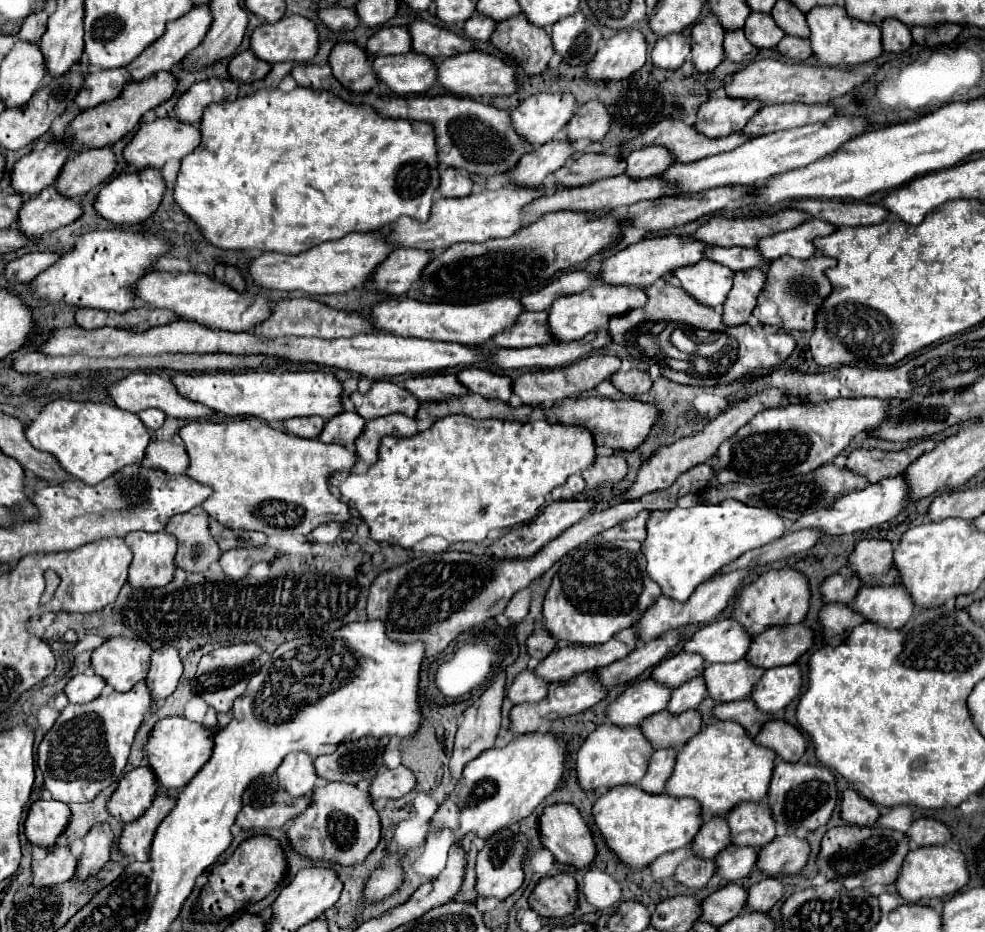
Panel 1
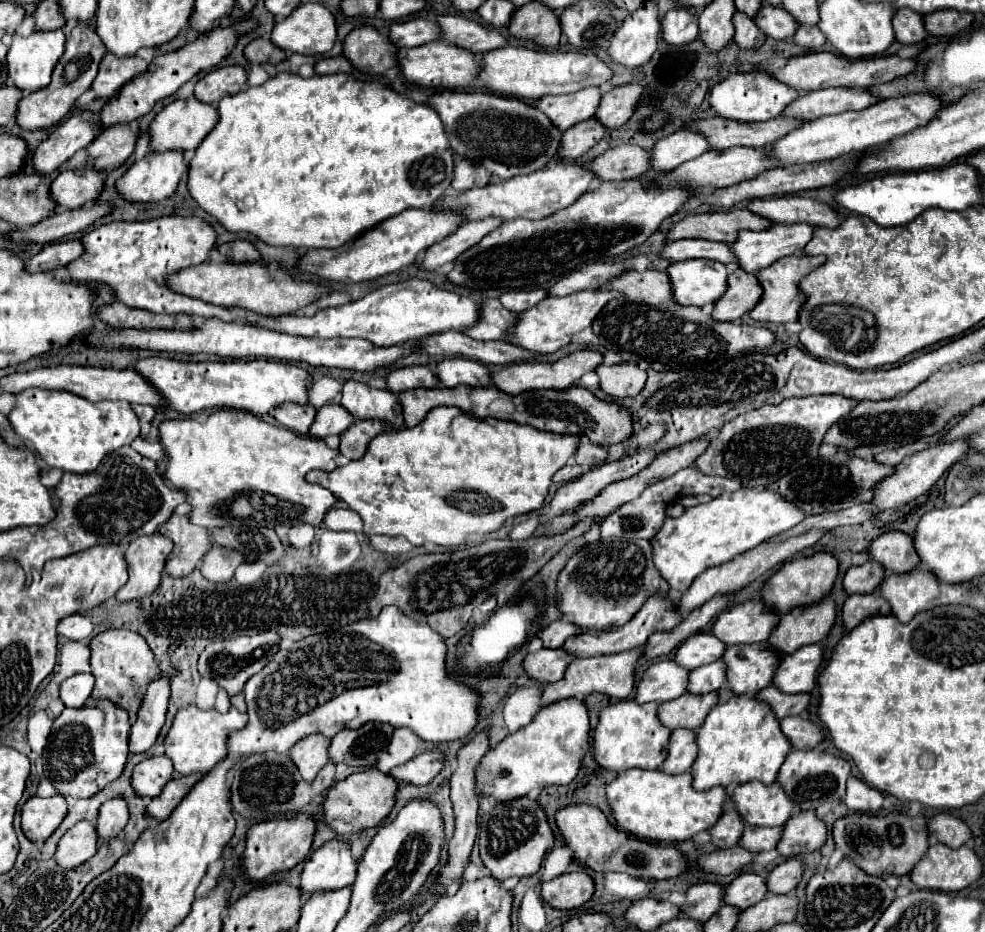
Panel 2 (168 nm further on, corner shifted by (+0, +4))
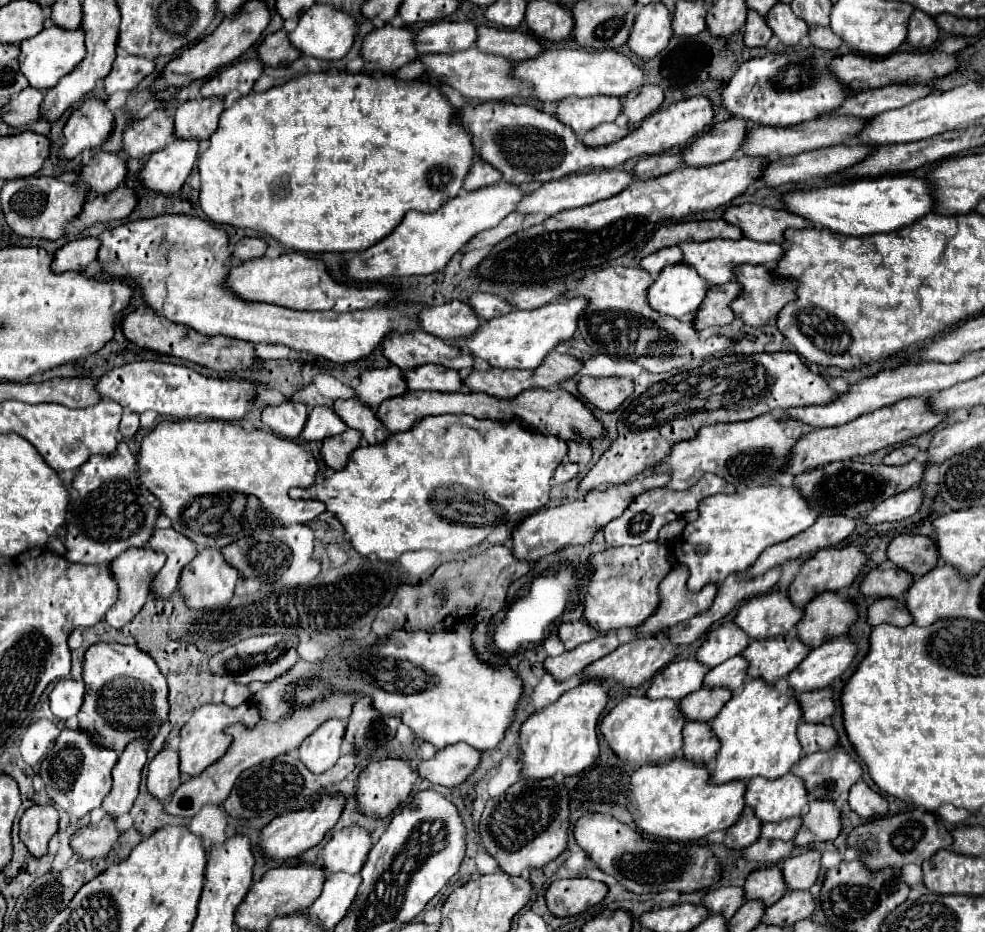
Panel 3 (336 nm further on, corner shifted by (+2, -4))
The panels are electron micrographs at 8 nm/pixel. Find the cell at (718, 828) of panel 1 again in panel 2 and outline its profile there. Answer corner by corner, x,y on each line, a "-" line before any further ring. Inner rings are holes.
733,809
723,813
723,817
713,825
711,829
711,841
719,847
719,849
727,849
727,847
735,847
737,841
743,835
743,827
745,821
741,819
741,815

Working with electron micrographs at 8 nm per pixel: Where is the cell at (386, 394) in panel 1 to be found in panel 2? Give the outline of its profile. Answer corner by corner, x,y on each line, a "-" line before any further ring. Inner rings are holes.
347,381
341,389
341,405
357,419
385,421
391,431
403,427
403,411
397,397
387,389
371,389
359,381

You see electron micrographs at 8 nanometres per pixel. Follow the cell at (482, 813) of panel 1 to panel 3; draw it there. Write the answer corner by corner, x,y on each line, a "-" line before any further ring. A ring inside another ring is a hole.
583,681
563,693
555,703
531,715
519,733
521,779
549,779
557,773
573,777
595,763
599,757
597,721
607,703
607,691
601,681

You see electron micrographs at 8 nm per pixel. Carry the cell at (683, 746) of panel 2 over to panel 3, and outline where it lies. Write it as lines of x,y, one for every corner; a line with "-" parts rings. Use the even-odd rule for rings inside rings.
689,721
683,729
683,759
695,765
713,765
715,753
719,749
717,737
711,733
709,723

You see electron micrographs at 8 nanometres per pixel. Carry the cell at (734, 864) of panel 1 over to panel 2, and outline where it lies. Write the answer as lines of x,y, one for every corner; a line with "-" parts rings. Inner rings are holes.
745,825
743,837
739,845
751,851
769,851
775,849
783,833
783,827
755,827
755,825

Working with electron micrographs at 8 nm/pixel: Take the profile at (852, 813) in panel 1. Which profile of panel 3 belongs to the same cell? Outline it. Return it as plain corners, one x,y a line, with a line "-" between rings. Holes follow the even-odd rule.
859,781
849,791
849,807
863,819
883,817
887,813
887,801
875,793
867,783

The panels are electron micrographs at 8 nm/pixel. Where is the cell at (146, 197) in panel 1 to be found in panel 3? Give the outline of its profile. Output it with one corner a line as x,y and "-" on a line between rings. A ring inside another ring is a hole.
173,139
165,149
149,157
137,175
139,185
163,195
177,193
197,161
197,151
199,141

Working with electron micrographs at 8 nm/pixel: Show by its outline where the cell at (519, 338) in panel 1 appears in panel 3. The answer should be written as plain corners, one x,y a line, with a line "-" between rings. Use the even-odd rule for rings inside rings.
449,301
439,307
423,309
421,313
421,329
445,339
455,341
457,337
467,337
477,331
481,319
473,313
473,307
467,301

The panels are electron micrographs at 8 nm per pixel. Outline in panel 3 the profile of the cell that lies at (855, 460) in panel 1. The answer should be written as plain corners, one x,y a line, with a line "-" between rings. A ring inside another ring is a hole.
903,445
903,447
897,447
895,451
891,451
891,453
883,459
883,463
885,463
885,465
905,465
905,463
913,461
913,459
917,457
917,453
919,453
917,447
913,447
913,445

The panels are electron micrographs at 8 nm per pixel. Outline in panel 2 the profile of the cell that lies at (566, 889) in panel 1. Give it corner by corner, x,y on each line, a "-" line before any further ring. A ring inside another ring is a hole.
563,873
543,883
543,899
555,909
581,907
595,891
593,879
587,873

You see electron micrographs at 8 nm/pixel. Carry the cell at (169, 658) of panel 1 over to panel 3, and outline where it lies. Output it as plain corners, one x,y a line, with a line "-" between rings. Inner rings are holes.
147,737
145,741
131,741
119,755
117,765
113,767
113,789
109,797
105,797
103,801
103,809
113,819
127,813
133,807
133,801
139,793
141,769
147,763
149,745
151,739

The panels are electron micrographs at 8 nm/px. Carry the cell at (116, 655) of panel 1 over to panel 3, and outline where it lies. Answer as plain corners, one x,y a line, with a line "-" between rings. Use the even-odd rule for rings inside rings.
95,643
85,653
83,679
87,683
85,703
79,711
79,727
99,745
121,753
127,743
139,737
153,737
157,725
167,719
167,681
153,657
121,643

